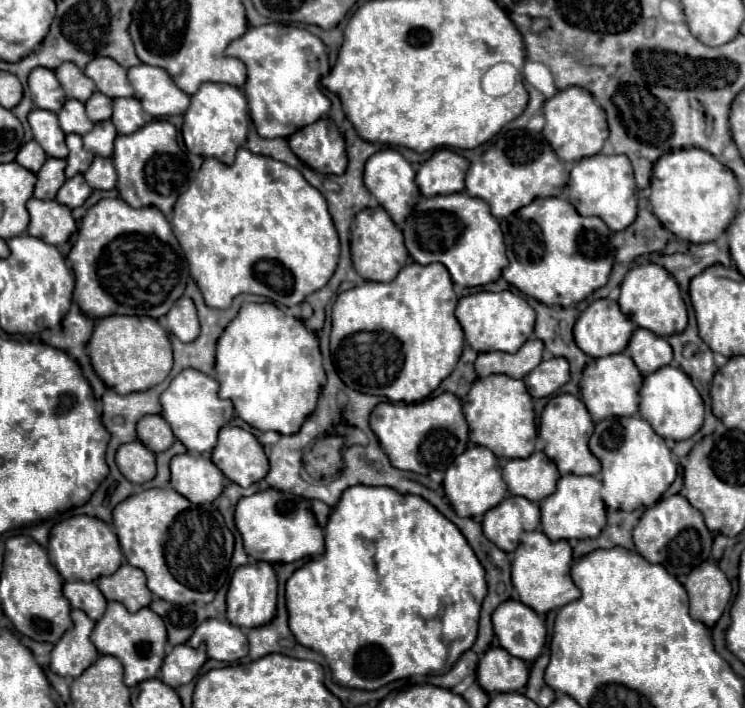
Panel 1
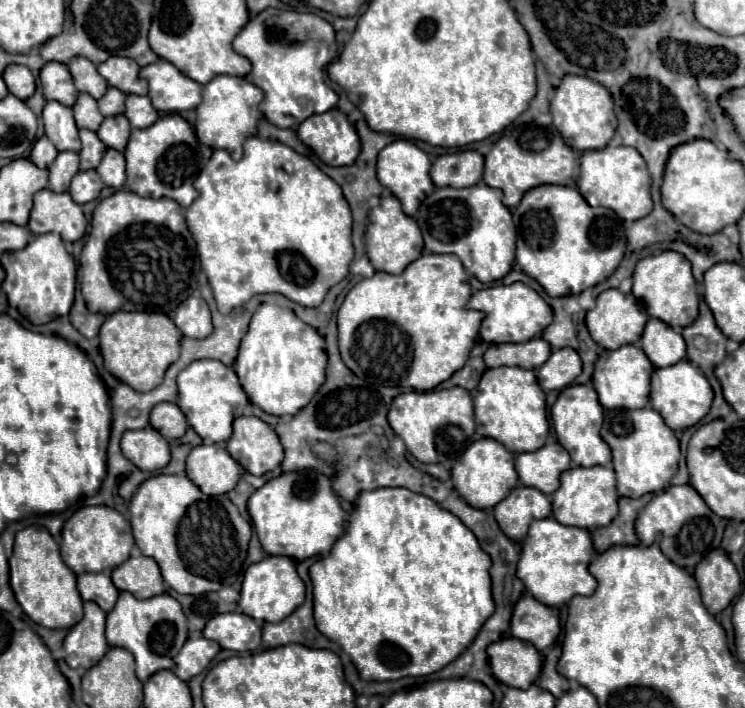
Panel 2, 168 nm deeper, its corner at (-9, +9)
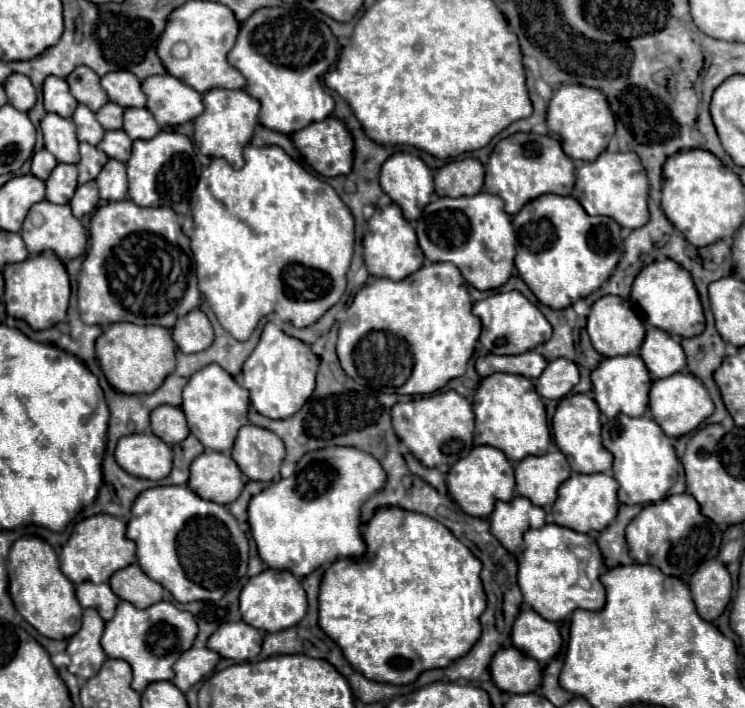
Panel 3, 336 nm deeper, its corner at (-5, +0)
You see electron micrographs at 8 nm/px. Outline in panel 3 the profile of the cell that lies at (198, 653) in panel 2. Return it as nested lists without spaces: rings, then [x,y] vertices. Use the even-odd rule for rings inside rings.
[[[188,649],[180,655],[180,659],[174,663],[174,685],[180,691],[188,691],[194,683],[198,683],[202,677],[210,675],[220,661],[220,655],[212,649]]]

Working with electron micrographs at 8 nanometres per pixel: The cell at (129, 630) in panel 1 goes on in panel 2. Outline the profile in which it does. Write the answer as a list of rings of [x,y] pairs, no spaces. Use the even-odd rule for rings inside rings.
[[[120,592],[116,608],[106,614],[106,640],[110,646],[120,646],[134,654],[136,676],[144,682],[160,670],[174,668],[174,656],[188,640],[188,620],[180,602],[168,594],[138,600],[130,592]]]

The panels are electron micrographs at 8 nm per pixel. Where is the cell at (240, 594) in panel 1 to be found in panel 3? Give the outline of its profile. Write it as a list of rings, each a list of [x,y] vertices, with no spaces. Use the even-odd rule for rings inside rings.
[[[266,569],[248,579],[240,593],[240,613],[242,619],[268,633],[276,633],[296,625],[306,615],[306,593],[300,585],[300,579],[286,569]]]

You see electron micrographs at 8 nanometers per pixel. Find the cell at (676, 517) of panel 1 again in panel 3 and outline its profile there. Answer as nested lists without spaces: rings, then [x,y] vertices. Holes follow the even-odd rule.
[[[690,493],[670,495],[658,503],[646,505],[628,525],[626,541],[636,563],[656,565],[662,573],[690,581],[692,573],[708,559],[718,555],[722,531],[700,513],[698,501]]]

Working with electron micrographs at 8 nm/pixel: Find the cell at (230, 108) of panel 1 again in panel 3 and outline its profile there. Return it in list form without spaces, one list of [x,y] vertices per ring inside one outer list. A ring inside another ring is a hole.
[[[210,89],[204,93],[204,113],[194,119],[194,145],[200,153],[208,157],[222,157],[226,159],[234,169],[244,167],[242,149],[252,139],[254,127],[256,127],[256,115],[260,111],[260,103],[250,97],[246,91],[236,89]]]

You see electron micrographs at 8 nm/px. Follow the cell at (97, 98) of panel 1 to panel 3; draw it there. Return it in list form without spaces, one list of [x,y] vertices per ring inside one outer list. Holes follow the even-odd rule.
[[[106,103],[96,113],[96,117],[104,129],[122,129],[122,115],[124,115],[124,107],[120,107],[116,103]]]

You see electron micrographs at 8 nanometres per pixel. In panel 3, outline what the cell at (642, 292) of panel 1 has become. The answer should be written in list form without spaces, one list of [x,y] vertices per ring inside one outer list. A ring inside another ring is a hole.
[[[672,259],[654,261],[638,273],[632,285],[632,301],[644,309],[650,325],[664,329],[670,335],[696,337],[704,331],[704,313],[692,277],[684,267],[680,267]]]

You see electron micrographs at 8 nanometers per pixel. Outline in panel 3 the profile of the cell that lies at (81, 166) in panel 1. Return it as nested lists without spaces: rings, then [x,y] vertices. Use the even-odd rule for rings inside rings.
[[[80,143],[80,163],[78,163],[78,183],[88,183],[92,179],[96,179],[96,175],[100,173],[100,169],[104,167],[104,163],[108,161],[106,153],[102,153],[100,149],[96,149],[94,145],[88,143]]]

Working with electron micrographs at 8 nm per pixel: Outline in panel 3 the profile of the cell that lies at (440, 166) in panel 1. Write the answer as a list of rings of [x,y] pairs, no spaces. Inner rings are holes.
[[[456,159],[440,167],[434,175],[436,193],[440,197],[476,195],[484,185],[484,167],[478,159]]]

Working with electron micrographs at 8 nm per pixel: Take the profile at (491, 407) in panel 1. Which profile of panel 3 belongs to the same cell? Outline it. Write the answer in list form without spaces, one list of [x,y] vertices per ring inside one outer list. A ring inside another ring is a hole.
[[[510,373],[484,377],[474,395],[474,445],[490,445],[504,451],[510,461],[522,461],[526,455],[546,453],[550,447],[550,429],[544,403],[530,379]]]

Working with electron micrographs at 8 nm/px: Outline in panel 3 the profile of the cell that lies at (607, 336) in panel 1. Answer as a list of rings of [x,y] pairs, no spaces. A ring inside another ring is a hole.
[[[606,295],[600,297],[588,315],[588,325],[586,331],[592,339],[594,349],[604,355],[604,357],[618,357],[618,355],[630,355],[630,353],[638,353],[640,349],[640,341],[644,341],[644,323],[638,319],[638,315],[632,311],[632,305],[628,301],[624,301],[622,297],[616,295]]]

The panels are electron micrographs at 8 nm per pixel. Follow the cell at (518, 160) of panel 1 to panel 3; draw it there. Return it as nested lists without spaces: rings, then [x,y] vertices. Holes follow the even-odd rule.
[[[514,133],[502,139],[486,165],[484,191],[504,199],[504,211],[508,215],[518,213],[528,201],[544,195],[570,195],[574,185],[574,161],[560,149],[560,143],[548,135]]]

